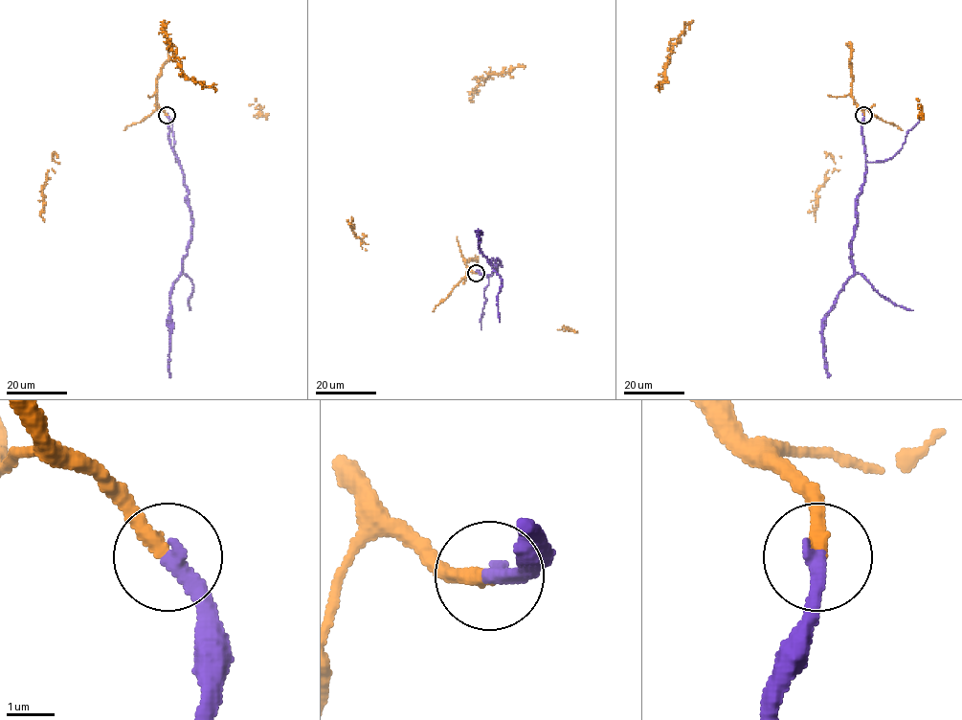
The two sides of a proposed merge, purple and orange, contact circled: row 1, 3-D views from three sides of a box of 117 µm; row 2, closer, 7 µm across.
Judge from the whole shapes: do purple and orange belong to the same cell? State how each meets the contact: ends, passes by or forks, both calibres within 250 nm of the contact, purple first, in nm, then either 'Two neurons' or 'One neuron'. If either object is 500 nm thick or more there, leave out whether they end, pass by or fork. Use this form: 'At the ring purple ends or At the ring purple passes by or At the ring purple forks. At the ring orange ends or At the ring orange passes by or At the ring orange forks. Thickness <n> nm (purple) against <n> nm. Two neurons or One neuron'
At the ring purple ends. At the ring orange ends. Thickness 360 nm (purple) against 320 nm. One neuron

